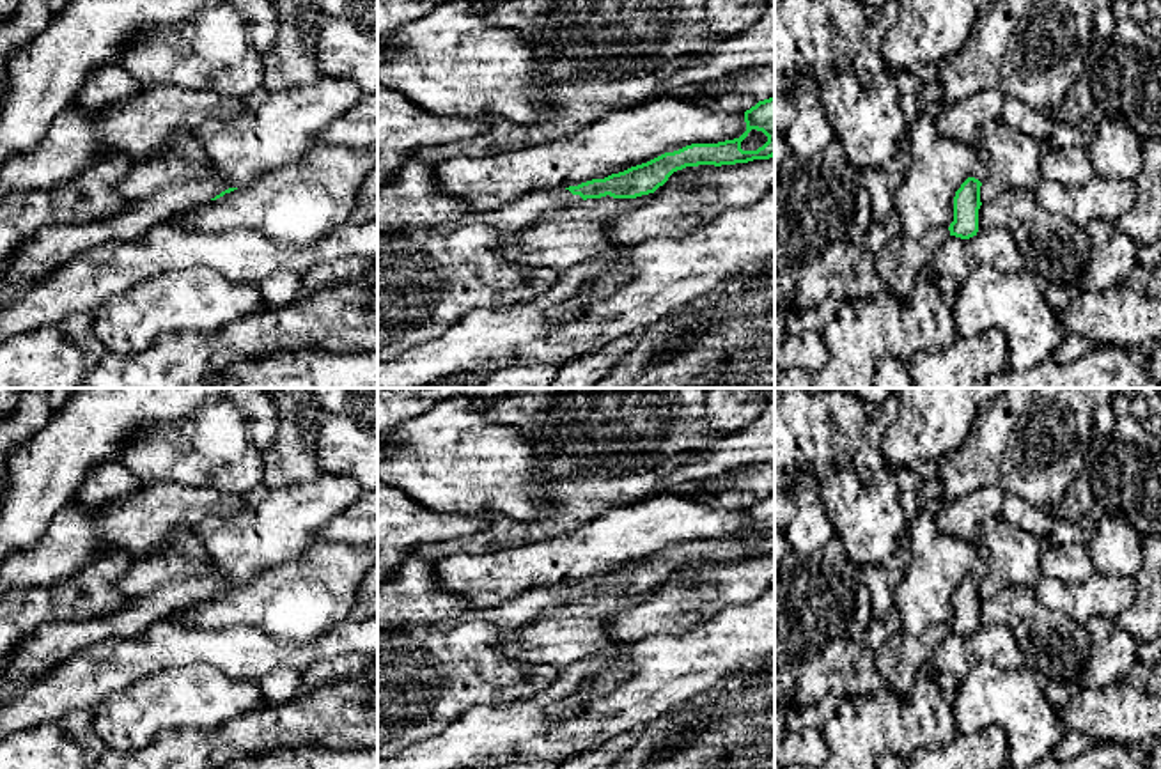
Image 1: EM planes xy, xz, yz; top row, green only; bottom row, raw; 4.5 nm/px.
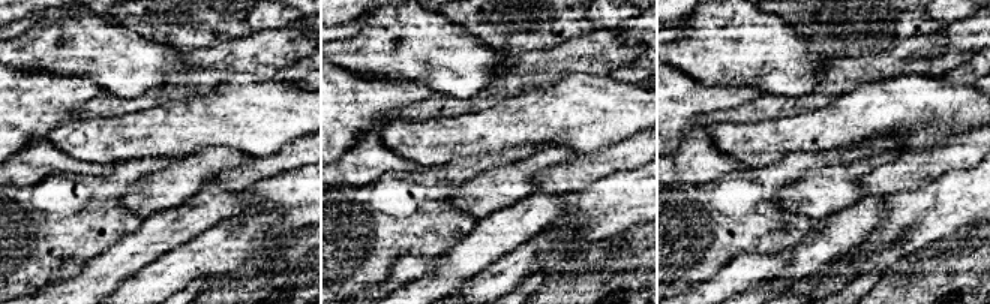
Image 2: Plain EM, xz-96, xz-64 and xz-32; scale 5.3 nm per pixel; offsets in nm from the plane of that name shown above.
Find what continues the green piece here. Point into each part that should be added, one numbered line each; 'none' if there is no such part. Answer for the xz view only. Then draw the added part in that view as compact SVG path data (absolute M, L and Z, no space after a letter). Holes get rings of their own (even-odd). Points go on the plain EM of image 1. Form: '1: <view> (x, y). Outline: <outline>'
1: xz (428, 675). Outline: M565 585L526 590L495 610L464 610L452 618L420 624L378 624L378 758L443 734L473 705L505 705L535 696L558 668L507 657L502 641L549 608L583 599Z

